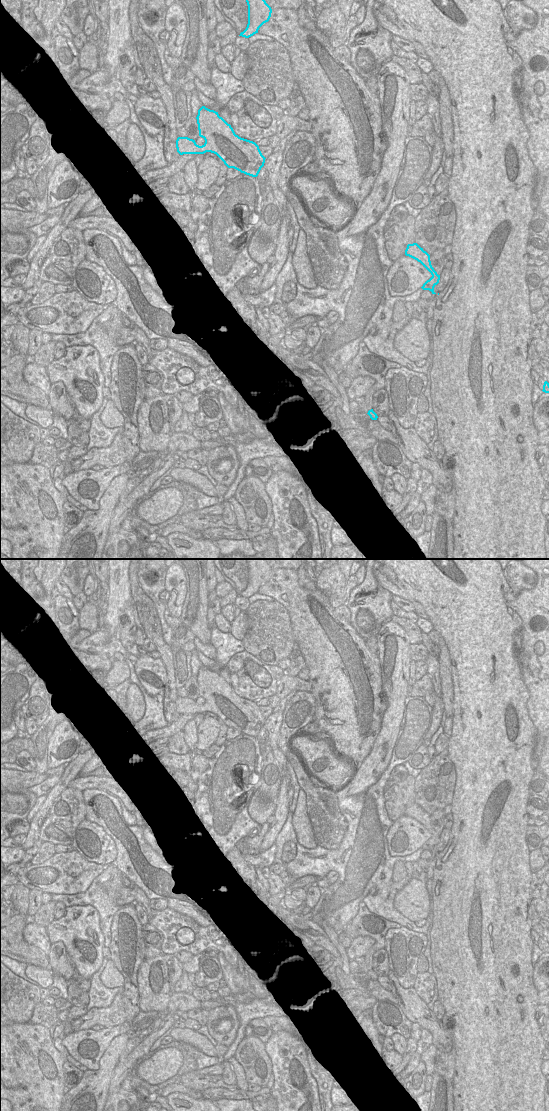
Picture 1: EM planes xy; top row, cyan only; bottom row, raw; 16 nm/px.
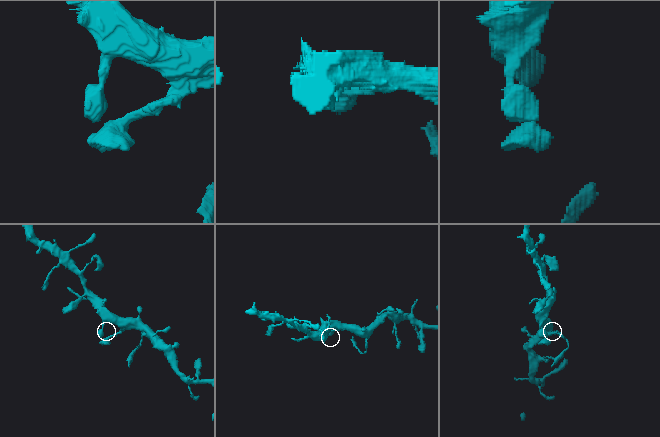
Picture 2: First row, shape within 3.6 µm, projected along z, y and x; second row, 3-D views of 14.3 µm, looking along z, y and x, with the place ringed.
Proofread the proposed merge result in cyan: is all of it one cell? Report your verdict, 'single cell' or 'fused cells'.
fused cells

